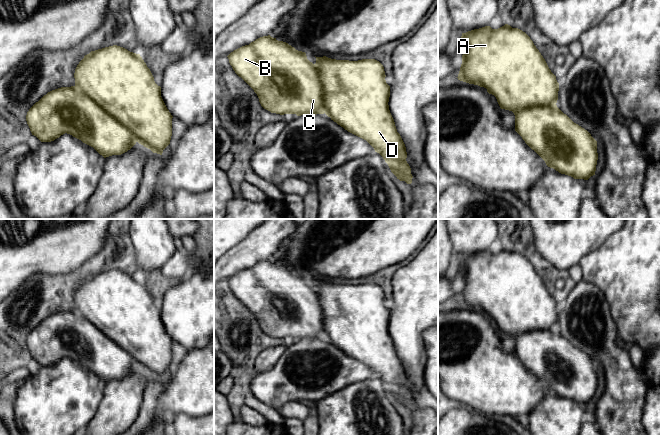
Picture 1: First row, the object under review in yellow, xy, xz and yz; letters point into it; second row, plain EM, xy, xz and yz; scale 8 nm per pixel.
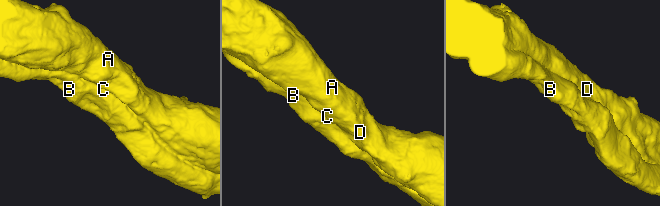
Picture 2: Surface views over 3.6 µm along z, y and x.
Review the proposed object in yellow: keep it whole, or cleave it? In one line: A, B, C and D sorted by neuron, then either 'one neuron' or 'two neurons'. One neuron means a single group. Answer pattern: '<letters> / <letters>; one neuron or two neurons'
A B C D; one neuron

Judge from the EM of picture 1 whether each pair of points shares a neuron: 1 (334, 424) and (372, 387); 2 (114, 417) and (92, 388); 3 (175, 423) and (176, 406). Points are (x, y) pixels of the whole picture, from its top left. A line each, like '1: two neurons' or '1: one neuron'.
1: one neuron
2: two neurons
3: two neurons

